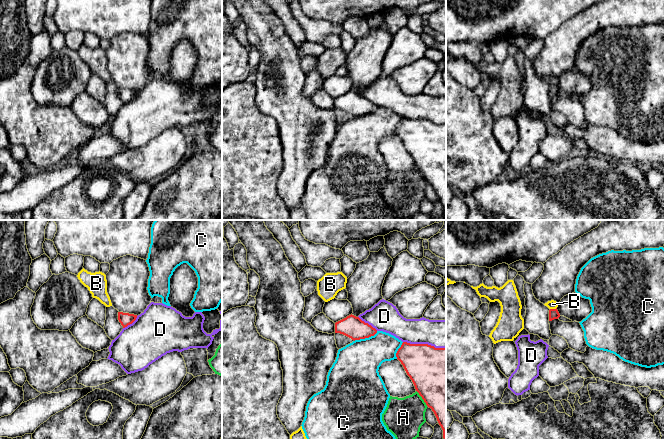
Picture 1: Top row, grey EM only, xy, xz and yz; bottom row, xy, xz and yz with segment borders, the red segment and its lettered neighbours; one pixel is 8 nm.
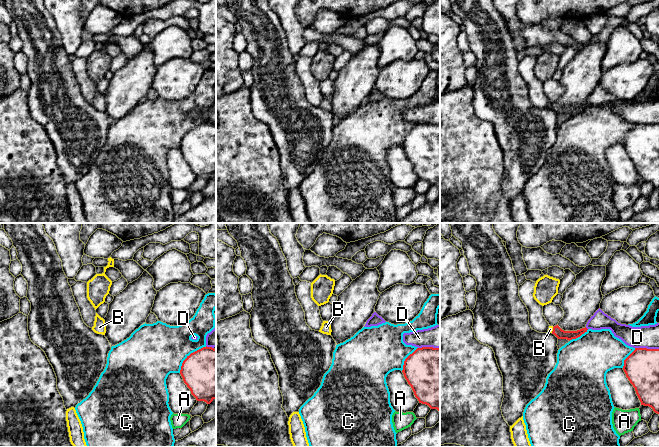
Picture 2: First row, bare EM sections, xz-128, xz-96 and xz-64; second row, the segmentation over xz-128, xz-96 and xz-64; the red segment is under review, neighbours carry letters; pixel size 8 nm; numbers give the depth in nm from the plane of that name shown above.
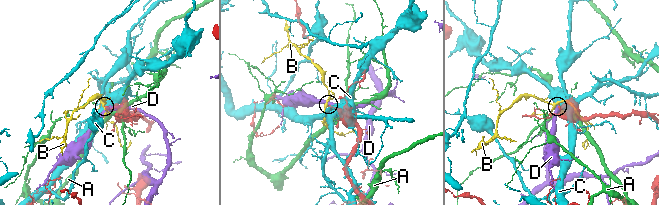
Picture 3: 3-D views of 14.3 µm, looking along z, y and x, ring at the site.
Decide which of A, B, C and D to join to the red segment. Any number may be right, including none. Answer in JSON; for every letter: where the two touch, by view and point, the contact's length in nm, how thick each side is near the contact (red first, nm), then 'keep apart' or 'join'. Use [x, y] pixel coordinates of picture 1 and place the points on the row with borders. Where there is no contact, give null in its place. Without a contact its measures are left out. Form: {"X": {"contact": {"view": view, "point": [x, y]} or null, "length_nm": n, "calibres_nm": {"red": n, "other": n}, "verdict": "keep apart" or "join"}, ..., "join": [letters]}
{"A": {"contact": {"view": "xz", "point": [422, 398]}, "length_nm": 160, "calibres_nm": {"red": 480, "other": 320}, "verdict": "keep apart"}, "B": {"contact": {"view": "yz", "point": [553, 309]}, "length_nm": 60, "calibres_nm": {"red": 80, "other": 70}, "verdict": "keep apart"}, "C": {"contact": {"view": "xz", "point": [365, 337]}, "length_nm": 200, "calibres_nm": {"red": 180, "other": 360}, "verdict": "keep apart"}, "D": {"contact": {"view": "xz", "point": [424, 344]}, "length_nm": 340, "calibres_nm": {"red": 400, "other": 220}, "verdict": "keep apart"}, "join": []}

